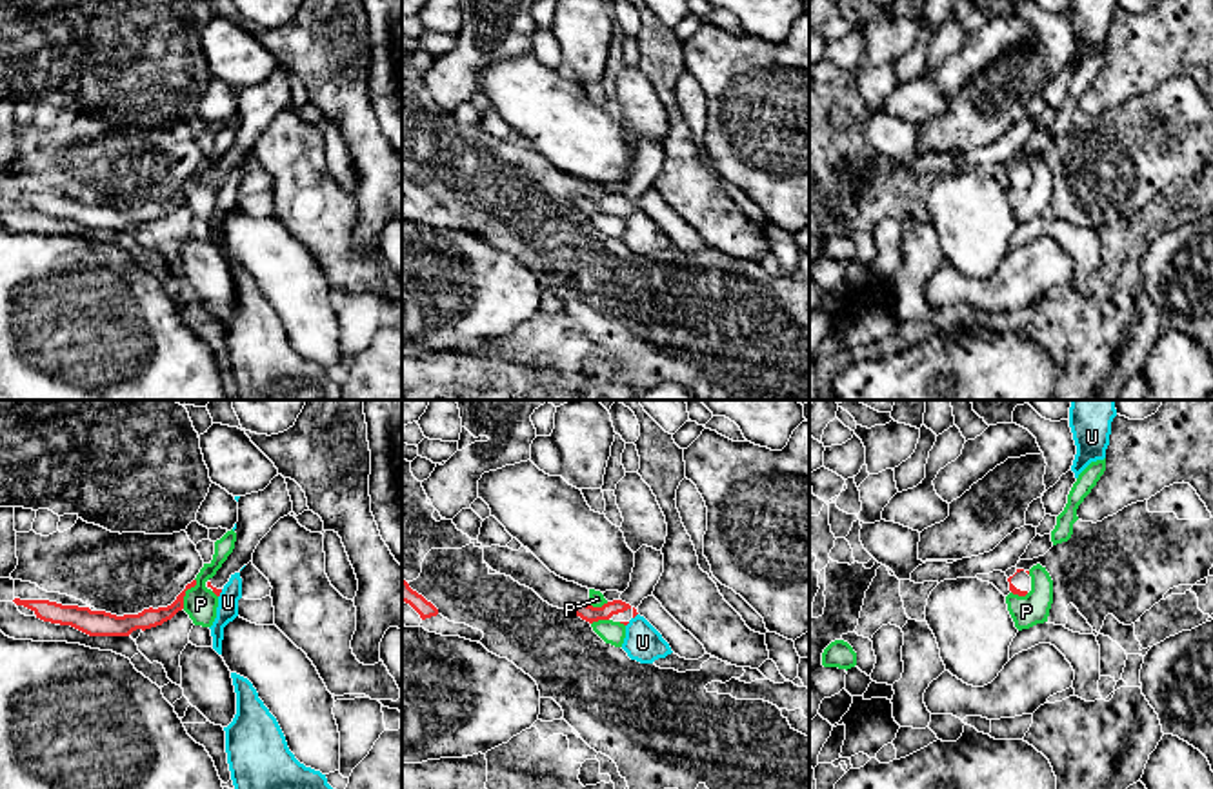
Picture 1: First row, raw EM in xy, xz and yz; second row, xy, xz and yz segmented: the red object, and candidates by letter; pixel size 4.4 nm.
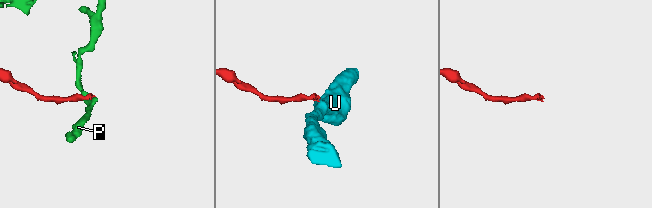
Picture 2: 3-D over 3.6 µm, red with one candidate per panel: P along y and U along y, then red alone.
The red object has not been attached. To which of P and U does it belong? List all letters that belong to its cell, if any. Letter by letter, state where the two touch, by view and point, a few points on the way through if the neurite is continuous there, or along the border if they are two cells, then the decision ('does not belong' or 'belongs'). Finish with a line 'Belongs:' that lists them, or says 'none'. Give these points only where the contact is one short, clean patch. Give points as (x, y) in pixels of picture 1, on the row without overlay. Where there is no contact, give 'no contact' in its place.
P: xy (184, 186) | along xy (195, 171), (195, 177), (186, 184), (182, 200) | does not belong
U: xy (220, 184) | along xy (222, 182), (219, 189) | does not belong
Belongs: none

